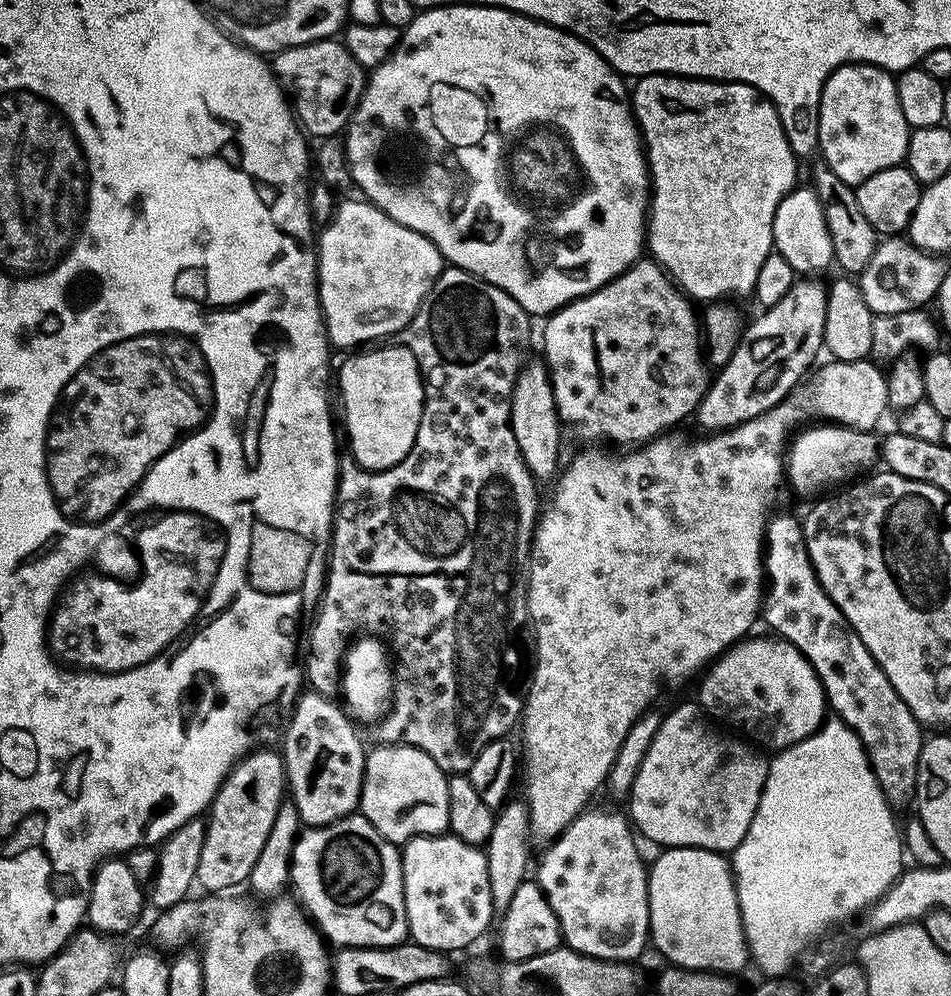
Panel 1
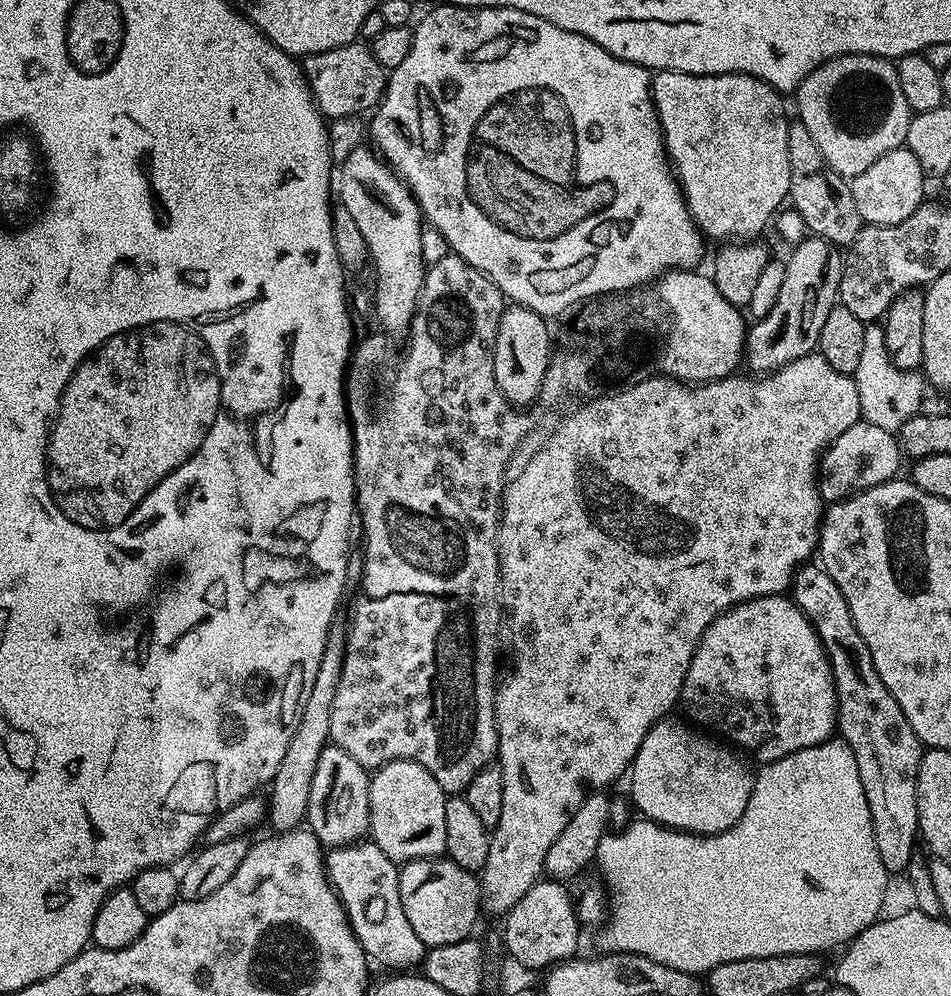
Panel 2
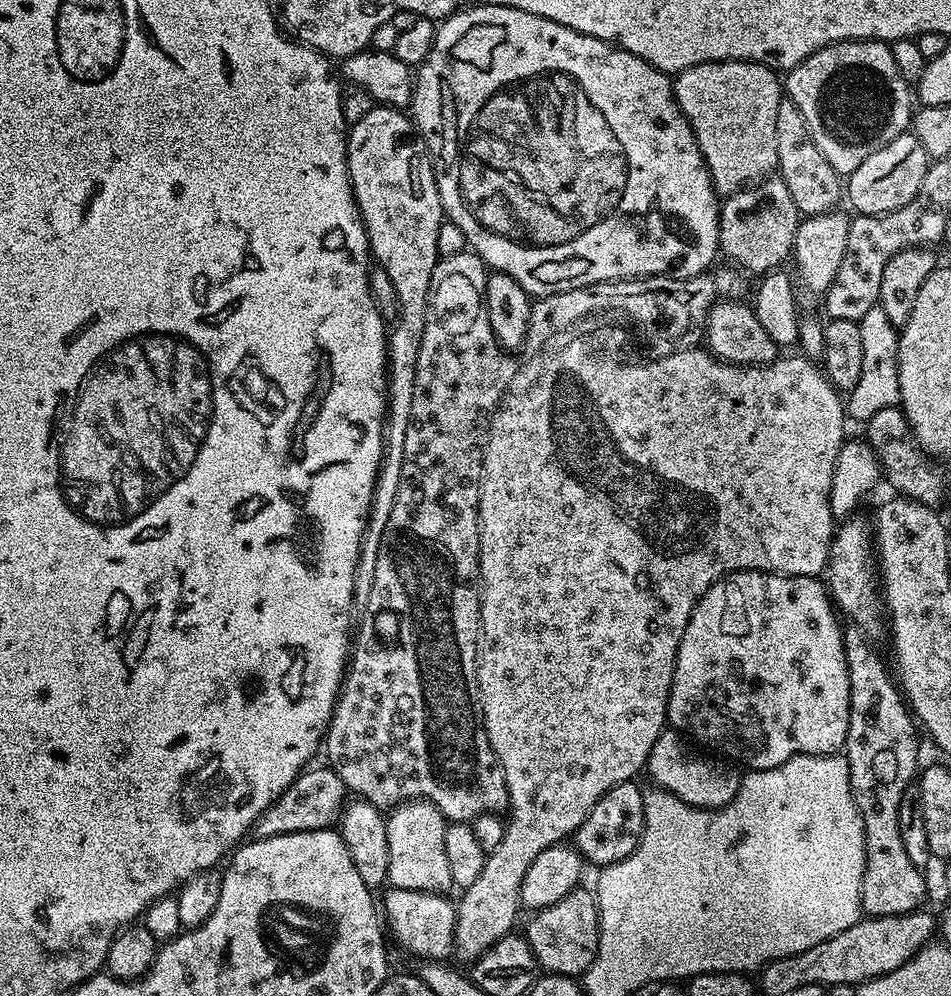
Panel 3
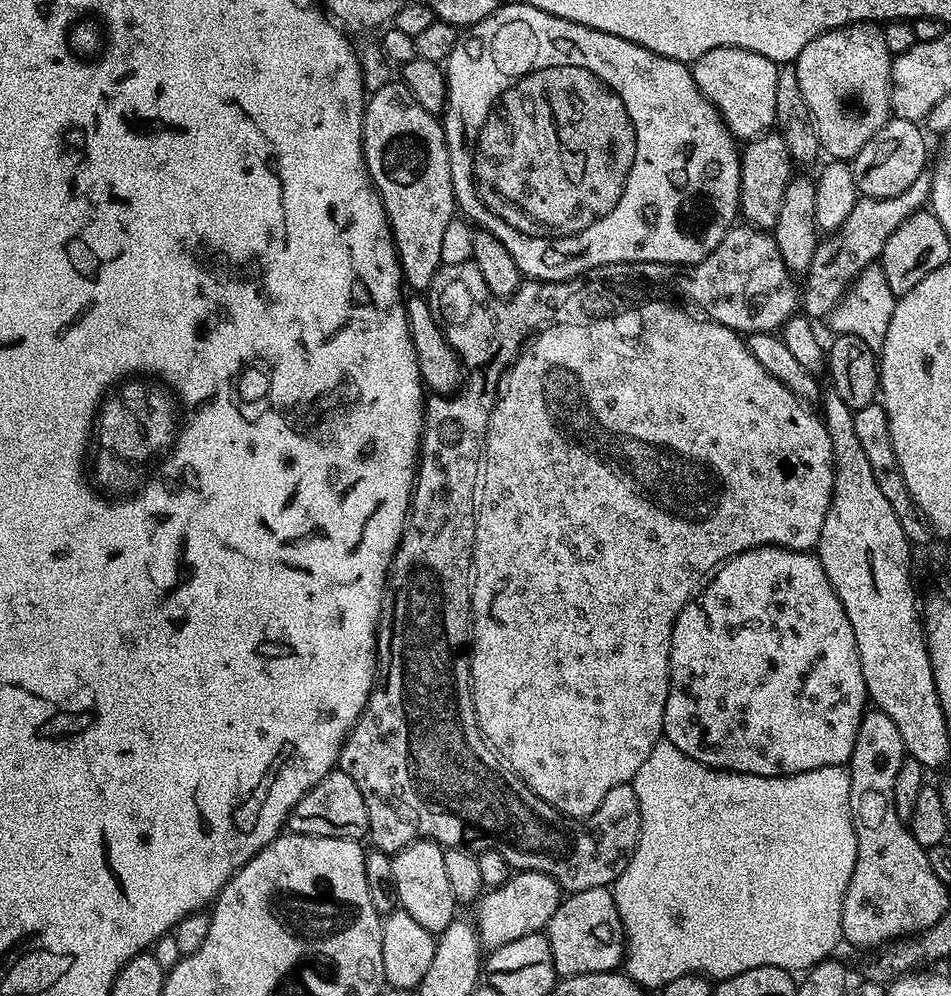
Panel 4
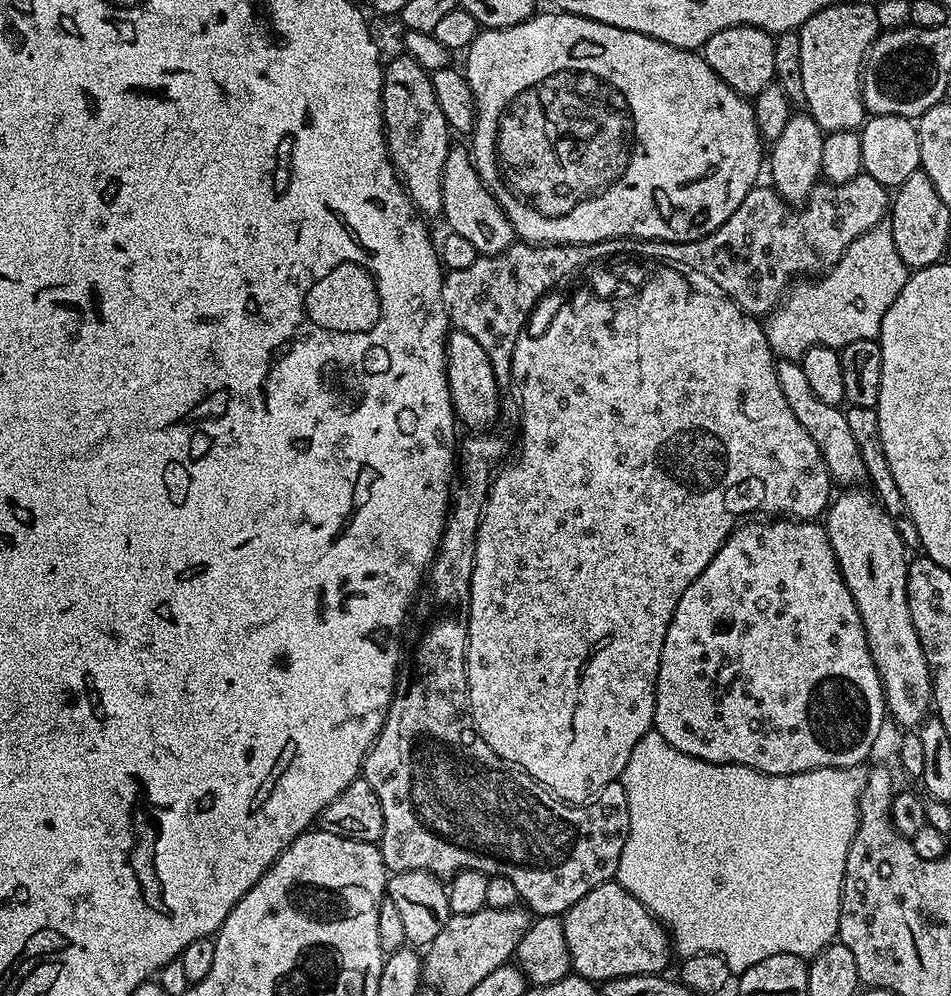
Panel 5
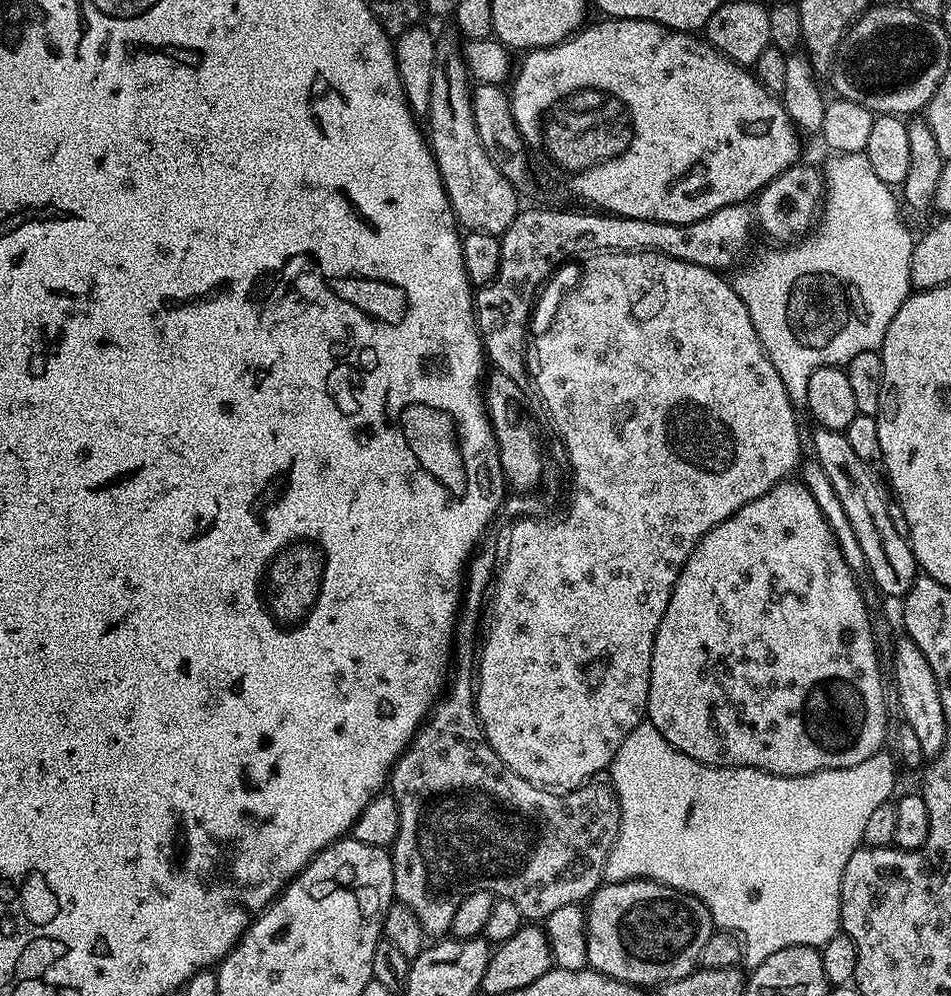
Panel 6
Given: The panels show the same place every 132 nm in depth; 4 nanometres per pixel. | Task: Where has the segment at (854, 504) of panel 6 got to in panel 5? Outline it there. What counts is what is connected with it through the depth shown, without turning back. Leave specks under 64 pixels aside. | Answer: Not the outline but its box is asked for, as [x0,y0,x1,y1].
[776,360,868,486]

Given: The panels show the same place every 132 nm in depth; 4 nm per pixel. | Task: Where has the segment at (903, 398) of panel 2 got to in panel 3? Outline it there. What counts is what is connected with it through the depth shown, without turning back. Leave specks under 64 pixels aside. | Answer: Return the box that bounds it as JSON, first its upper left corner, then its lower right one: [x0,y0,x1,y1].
[846,306,900,422]

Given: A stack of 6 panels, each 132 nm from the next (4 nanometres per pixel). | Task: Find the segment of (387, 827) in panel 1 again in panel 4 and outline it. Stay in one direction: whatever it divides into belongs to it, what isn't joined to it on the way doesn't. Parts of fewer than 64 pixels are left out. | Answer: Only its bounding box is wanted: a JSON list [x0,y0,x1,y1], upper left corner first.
[392,840,458,934]

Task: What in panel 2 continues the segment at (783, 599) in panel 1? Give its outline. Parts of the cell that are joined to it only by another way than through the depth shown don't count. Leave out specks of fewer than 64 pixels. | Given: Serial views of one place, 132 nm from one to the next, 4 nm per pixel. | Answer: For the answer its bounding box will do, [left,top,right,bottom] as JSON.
[790,562,922,874]

